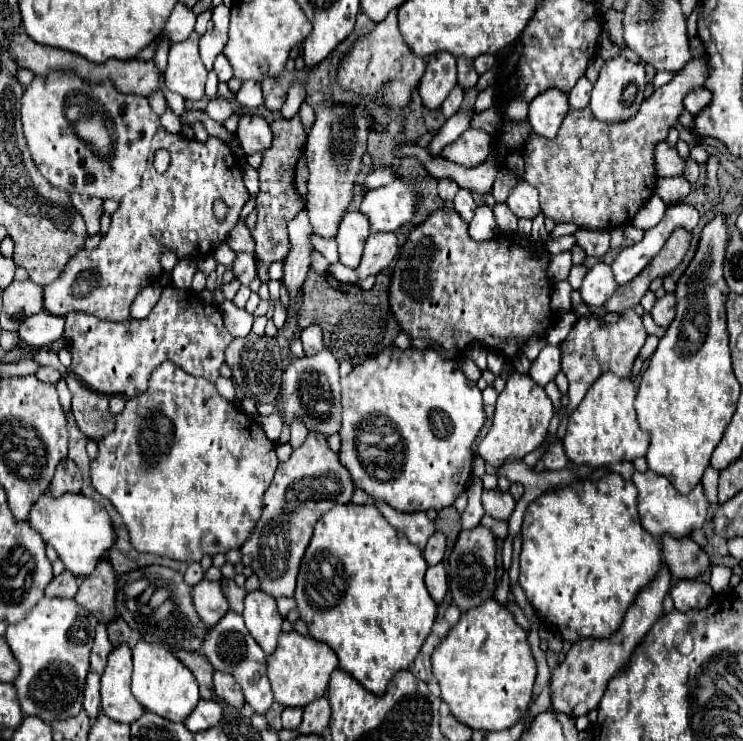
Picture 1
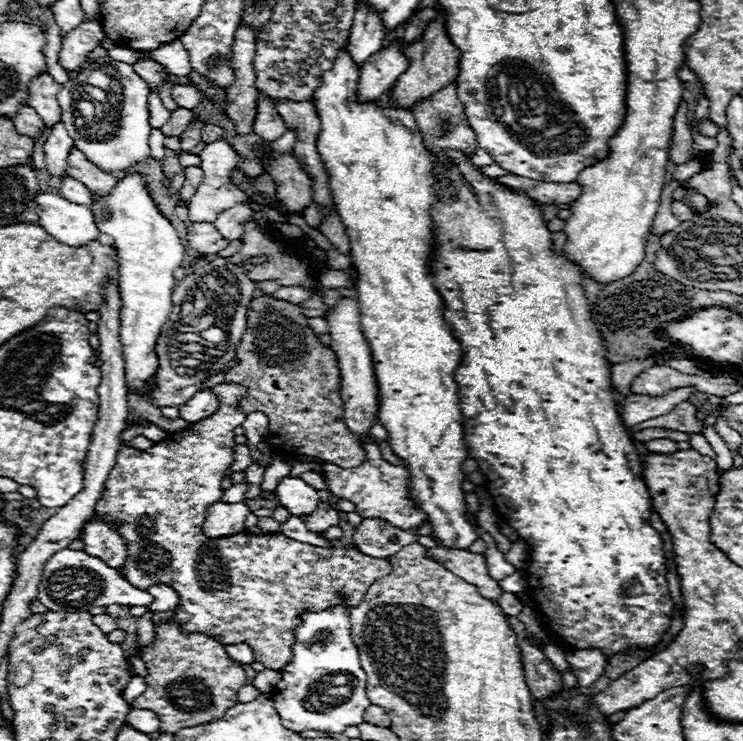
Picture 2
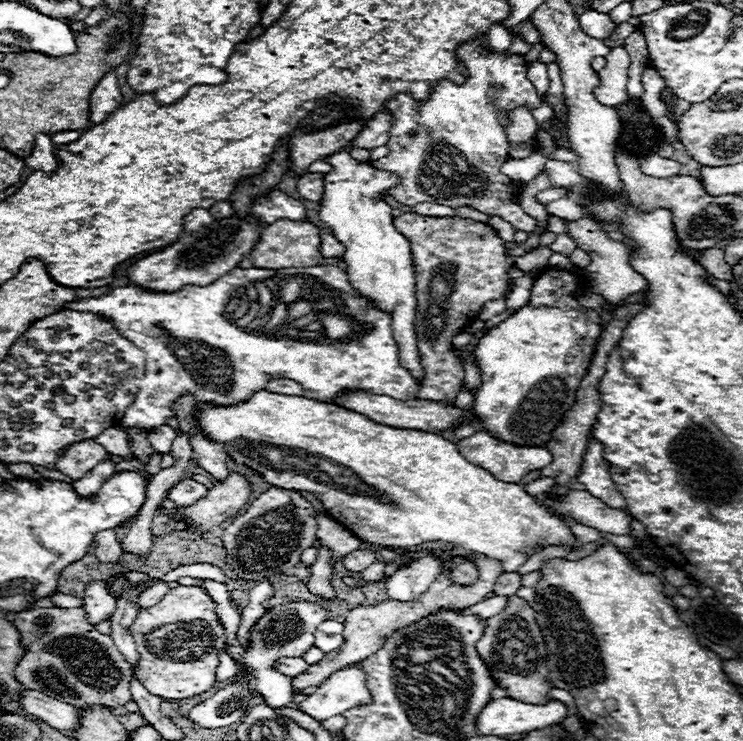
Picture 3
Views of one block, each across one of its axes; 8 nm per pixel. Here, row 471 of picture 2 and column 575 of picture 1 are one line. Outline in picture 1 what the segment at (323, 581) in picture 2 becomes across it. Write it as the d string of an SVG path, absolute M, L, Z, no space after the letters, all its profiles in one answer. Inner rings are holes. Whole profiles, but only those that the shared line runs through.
M708 56L692 58L686 64L686 68L682 68L682 72L678 72L666 86L658 88L650 98L646 98L642 102L638 116L634 116L634 120L626 120L626 124L602 124L594 118L590 108L584 108L582 112L570 110L566 114L566 120L562 122L558 136L546 140L534 134L526 120L512 124L504 122L498 134L498 144L502 146L500 164L508 170L514 170L518 174L518 180L526 180L538 188L542 212L554 222L572 222L578 228L586 230L610 230L614 226L628 224L636 216L640 206L654 194L656 184L654 144L666 140L668 130L680 120L680 114L684 112L686 92L704 88L708 74L710 74Z

